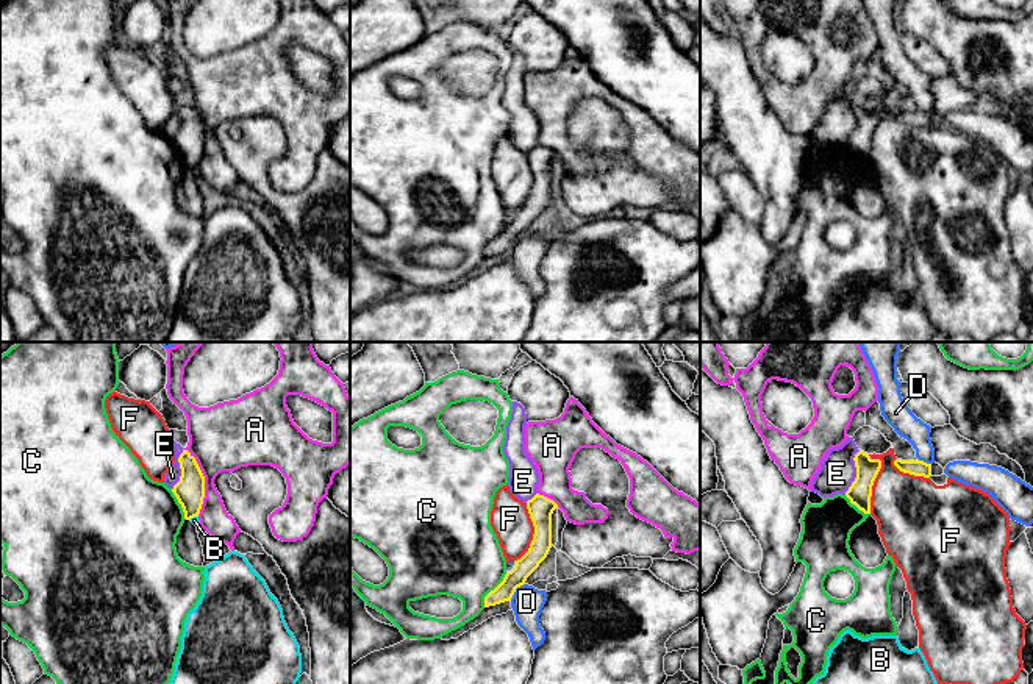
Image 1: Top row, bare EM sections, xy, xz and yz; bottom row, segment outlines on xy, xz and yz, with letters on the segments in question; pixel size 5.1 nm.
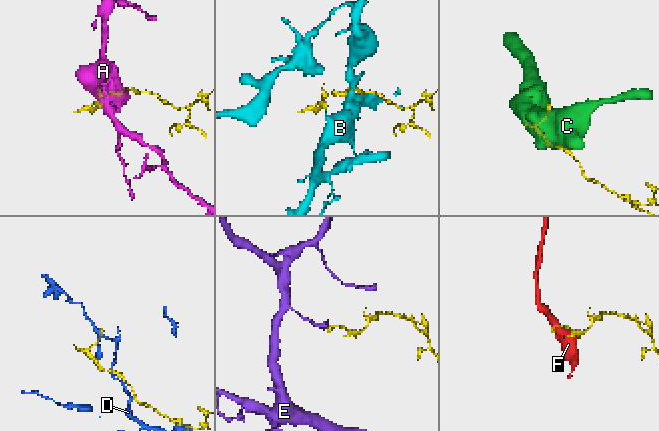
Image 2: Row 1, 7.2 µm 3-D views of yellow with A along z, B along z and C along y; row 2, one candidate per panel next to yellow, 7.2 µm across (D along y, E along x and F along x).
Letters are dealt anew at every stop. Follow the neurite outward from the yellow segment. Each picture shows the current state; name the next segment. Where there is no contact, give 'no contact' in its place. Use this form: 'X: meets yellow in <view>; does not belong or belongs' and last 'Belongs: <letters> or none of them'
A: meets yellow in xy; does not belong
B: meets yellow in xy; does not belong
C: meets yellow in xz; does not belong
D: meets yellow in xz; does not belong
E: meets yellow in yz; does not belong
F: meets yellow in yz; does not belong
Belongs: none of them

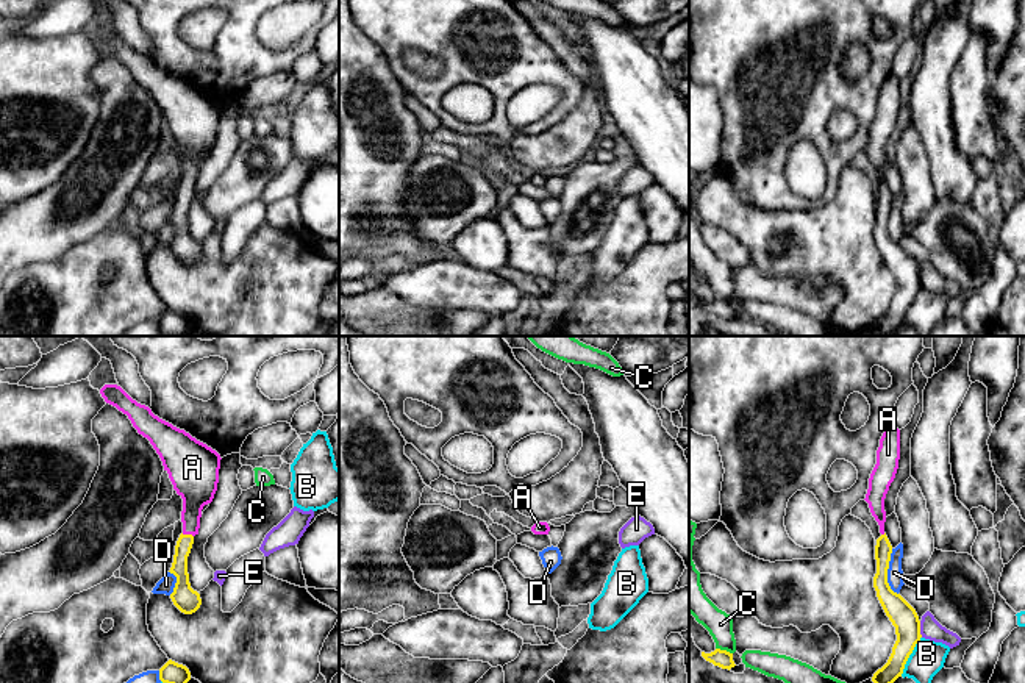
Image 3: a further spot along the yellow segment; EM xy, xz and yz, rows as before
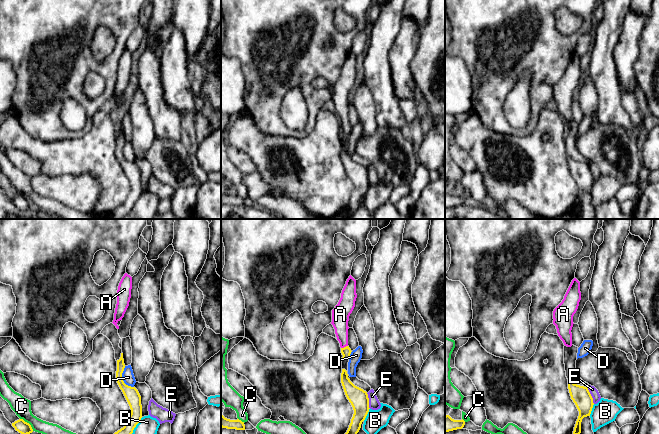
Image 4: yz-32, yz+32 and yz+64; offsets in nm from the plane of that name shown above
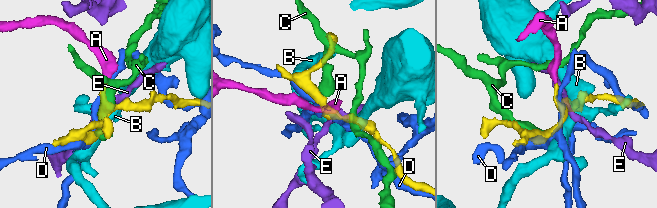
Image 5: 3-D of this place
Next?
A: meets yellow in xy; belongs
B: meets yellow in yz; does not belong
C: meets yellow in yz; does not belong
D: meets yellow in yz; does not belong
E: meets yellow in yz; does not belong
Belongs: A

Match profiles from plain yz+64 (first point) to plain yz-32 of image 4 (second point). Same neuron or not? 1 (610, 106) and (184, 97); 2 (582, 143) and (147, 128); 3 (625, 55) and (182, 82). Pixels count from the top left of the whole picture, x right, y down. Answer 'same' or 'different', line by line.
1: different
2: different
3: same

